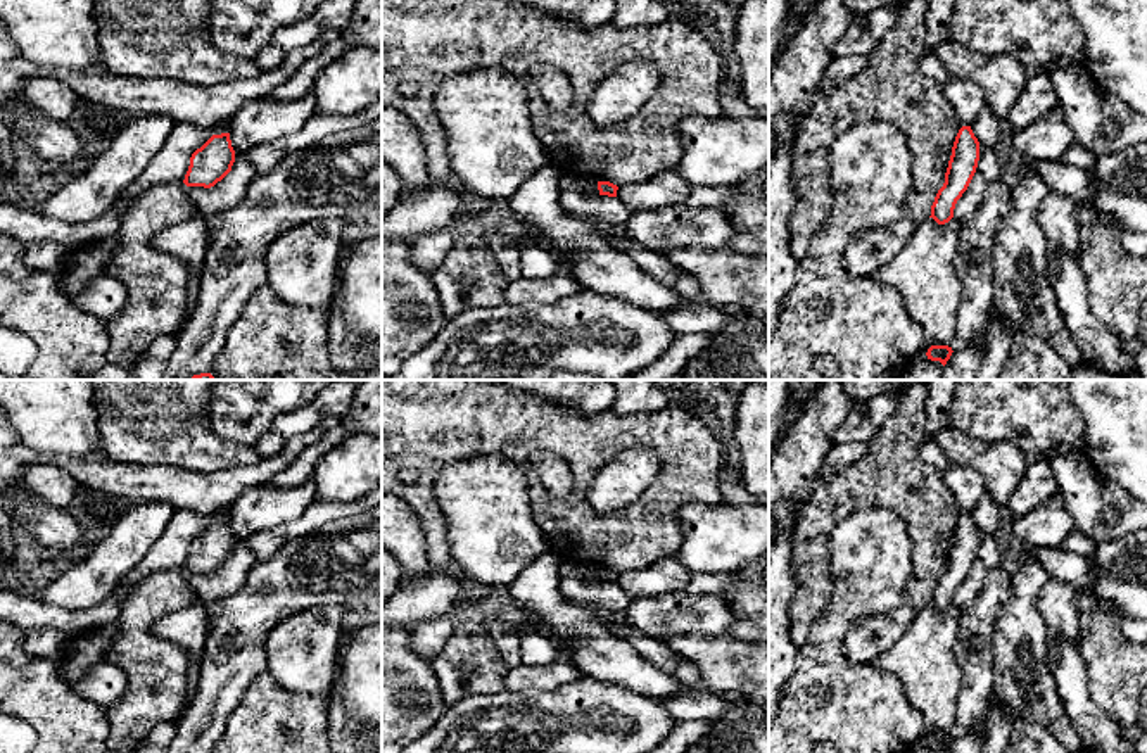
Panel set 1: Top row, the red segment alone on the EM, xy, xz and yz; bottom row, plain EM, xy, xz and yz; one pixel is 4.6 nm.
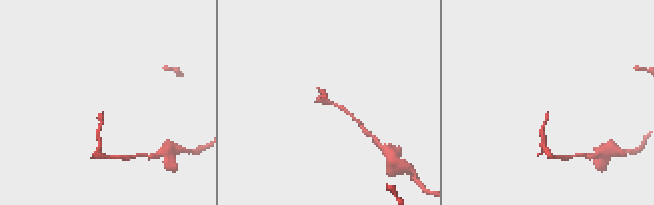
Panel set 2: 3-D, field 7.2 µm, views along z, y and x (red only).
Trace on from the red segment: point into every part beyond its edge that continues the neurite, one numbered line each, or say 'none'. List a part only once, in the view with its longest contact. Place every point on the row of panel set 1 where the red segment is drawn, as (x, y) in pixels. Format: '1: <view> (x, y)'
none

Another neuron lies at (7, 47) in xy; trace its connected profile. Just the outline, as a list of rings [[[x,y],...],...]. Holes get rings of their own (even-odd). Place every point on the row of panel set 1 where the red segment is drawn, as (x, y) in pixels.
[[[0,21],[0,60],[10,60],[16,57],[19,57],[17,47]]]

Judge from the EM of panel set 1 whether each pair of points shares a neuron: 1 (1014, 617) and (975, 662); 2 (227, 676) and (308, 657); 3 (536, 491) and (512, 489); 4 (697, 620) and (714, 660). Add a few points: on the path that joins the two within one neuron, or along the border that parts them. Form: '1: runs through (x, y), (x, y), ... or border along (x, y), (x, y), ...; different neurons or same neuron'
1: border along (1006, 601), (994, 627), (994, 676); different neurons
2: border along (273, 627), (266, 639), (265, 669); different neurons
3: border along (527, 470), (527, 498), (532, 508); different neurons
4: border along (729, 632), (678, 632), (662, 639); different neurons

